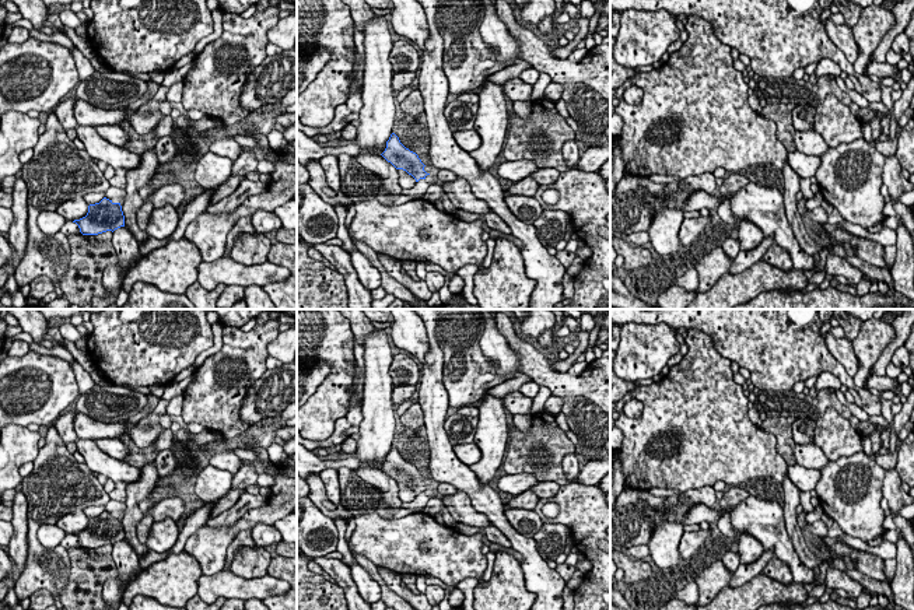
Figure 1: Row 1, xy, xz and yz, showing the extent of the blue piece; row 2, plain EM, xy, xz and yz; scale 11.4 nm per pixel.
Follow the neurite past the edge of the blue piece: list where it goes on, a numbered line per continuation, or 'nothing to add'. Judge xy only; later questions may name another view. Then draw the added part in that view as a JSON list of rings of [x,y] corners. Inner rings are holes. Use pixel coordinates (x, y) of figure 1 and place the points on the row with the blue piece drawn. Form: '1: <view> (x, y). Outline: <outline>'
nothing to add

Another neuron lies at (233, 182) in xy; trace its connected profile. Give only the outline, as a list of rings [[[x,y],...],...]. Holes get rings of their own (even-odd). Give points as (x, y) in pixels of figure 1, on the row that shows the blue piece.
[[[231,175],[223,185],[216,187],[216,192],[210,200],[210,204],[216,204],[217,201],[220,201],[220,200],[225,199],[227,196],[230,196],[231,193],[234,193],[244,179],[246,179],[246,178]]]

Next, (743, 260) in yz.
[[[764,236],[760,245],[752,250],[739,252],[735,259],[732,259],[732,264],[728,273],[736,274],[747,270],[754,263],[763,259],[767,249],[774,243],[774,236]]]

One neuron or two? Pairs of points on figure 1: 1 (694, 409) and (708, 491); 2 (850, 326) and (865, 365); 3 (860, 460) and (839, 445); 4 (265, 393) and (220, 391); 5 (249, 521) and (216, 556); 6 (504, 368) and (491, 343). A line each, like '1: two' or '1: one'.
1: two
2: two
3: two
4: two
5: one
6: one

